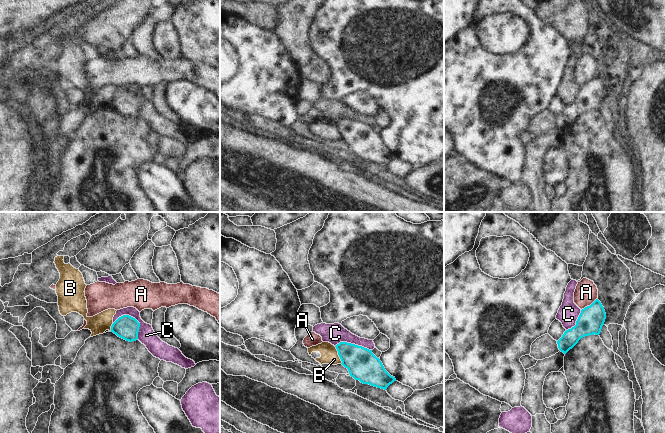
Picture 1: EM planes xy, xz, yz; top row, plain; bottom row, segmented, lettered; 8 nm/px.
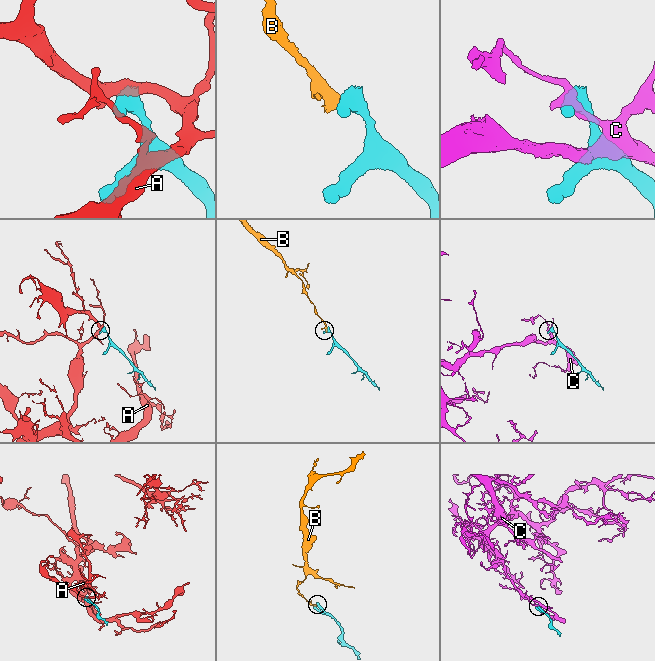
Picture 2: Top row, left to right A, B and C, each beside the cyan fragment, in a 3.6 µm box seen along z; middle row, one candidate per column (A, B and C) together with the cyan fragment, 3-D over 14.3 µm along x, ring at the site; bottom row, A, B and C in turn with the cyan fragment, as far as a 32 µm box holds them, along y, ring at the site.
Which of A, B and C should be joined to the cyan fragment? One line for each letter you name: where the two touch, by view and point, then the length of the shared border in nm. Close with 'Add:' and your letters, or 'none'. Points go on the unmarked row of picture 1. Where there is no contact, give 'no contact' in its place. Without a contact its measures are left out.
Add: none

